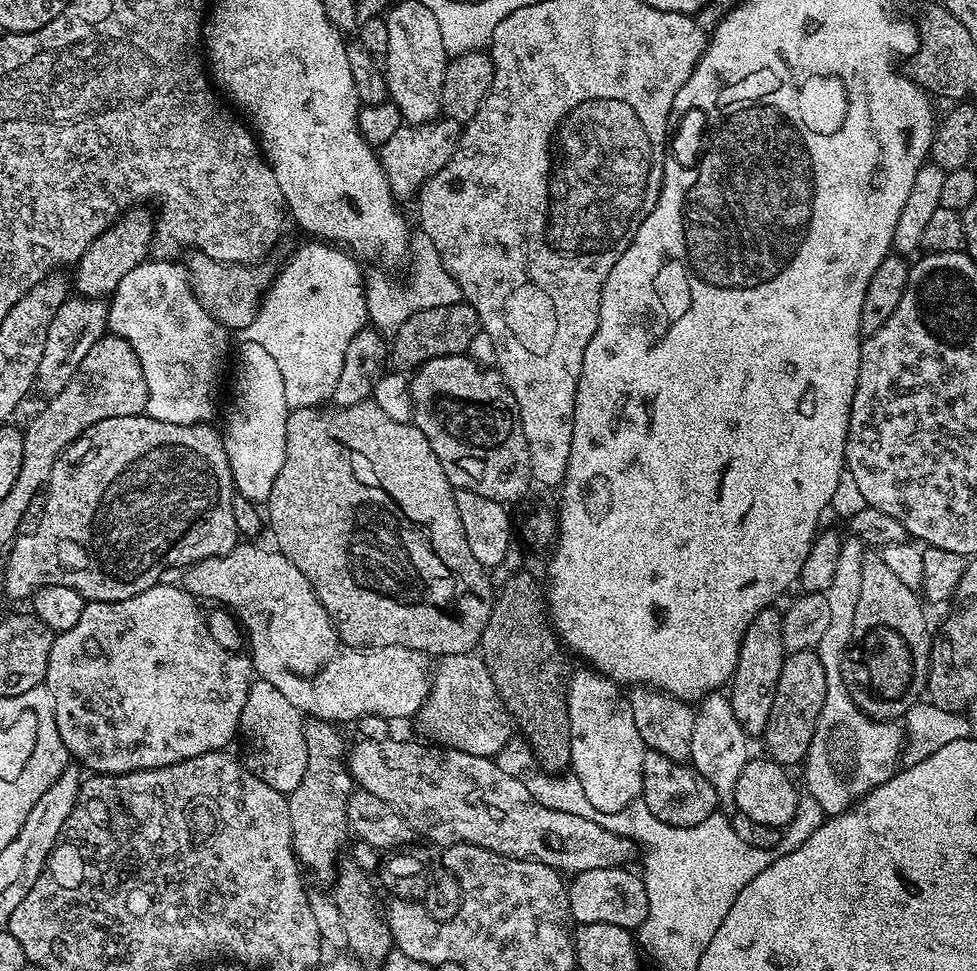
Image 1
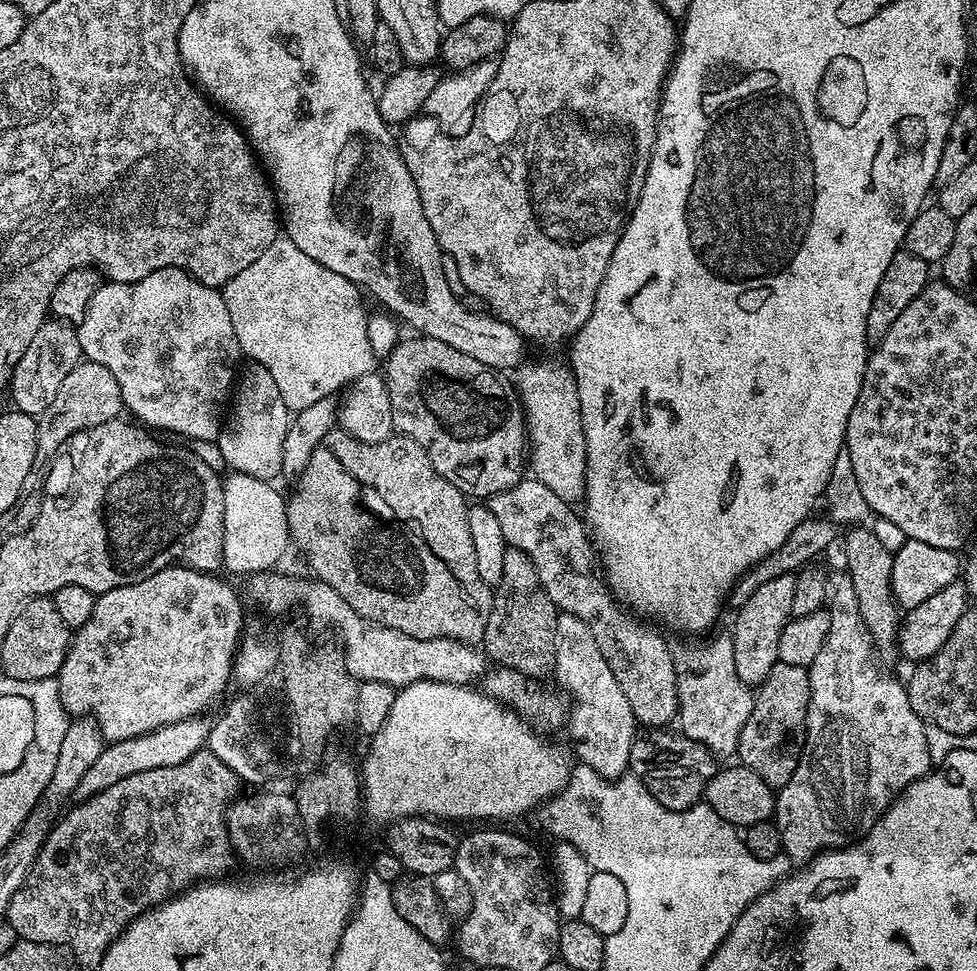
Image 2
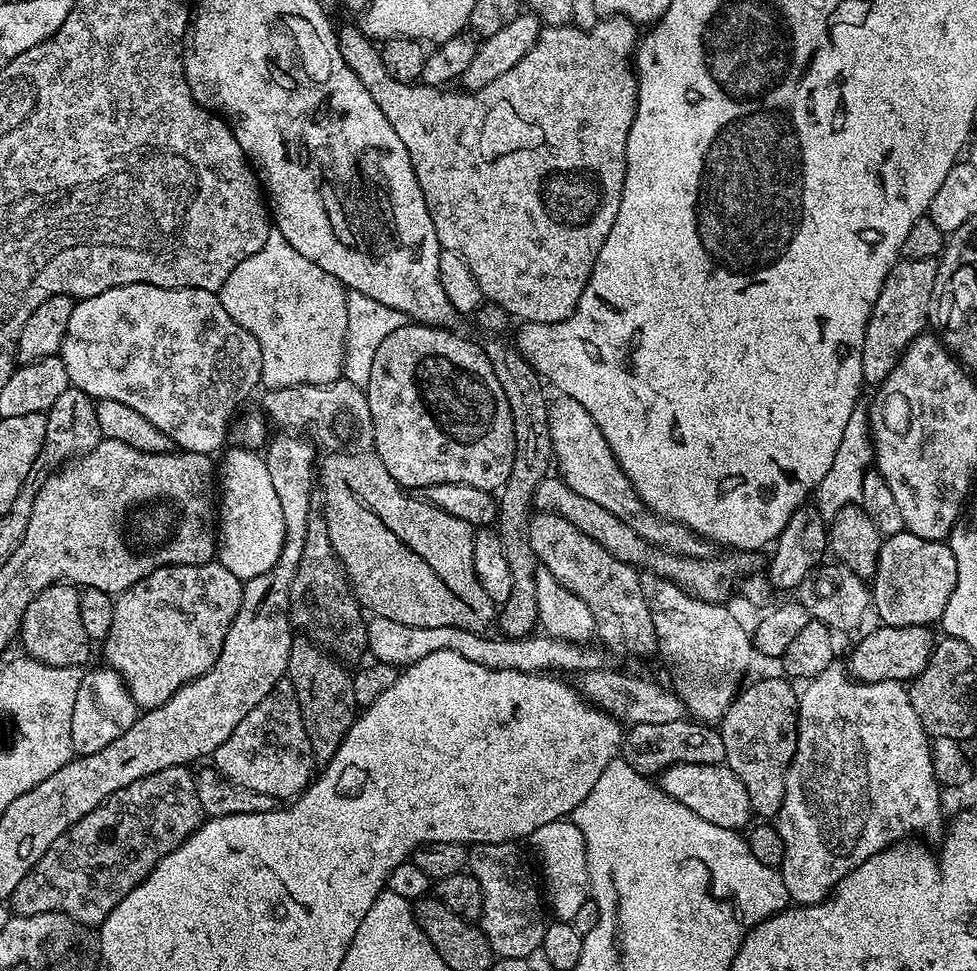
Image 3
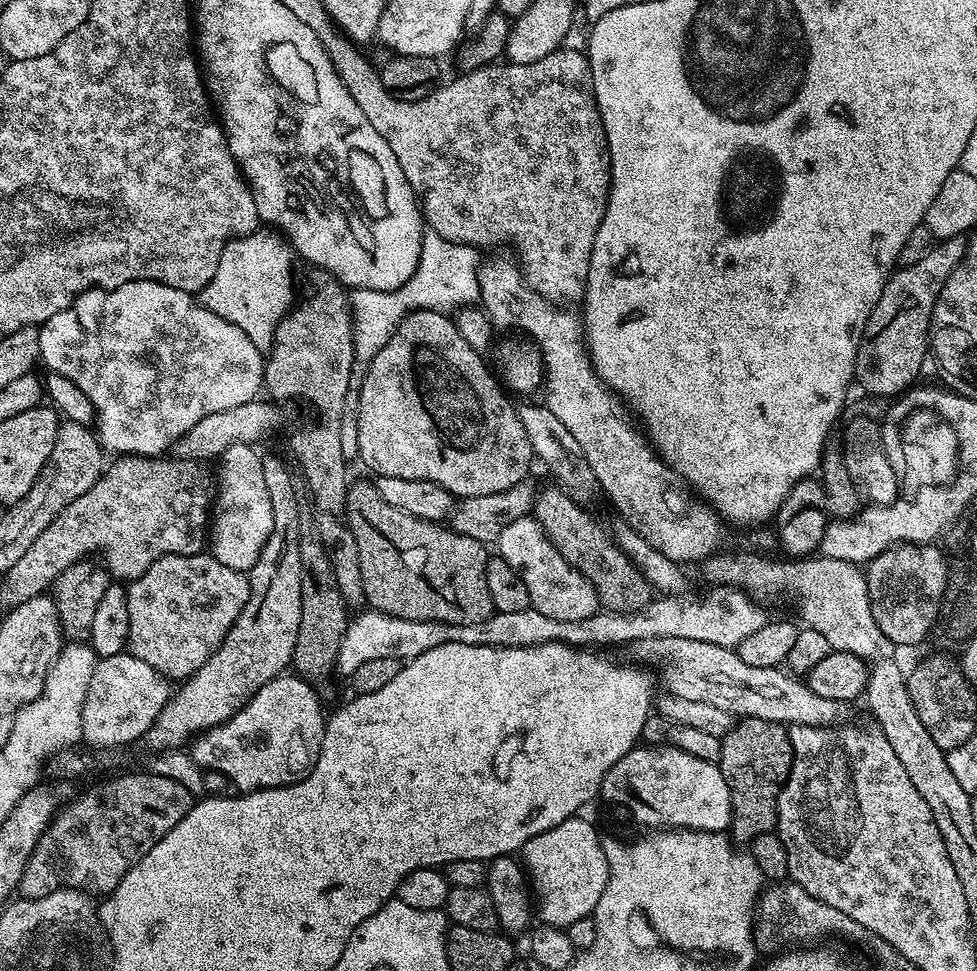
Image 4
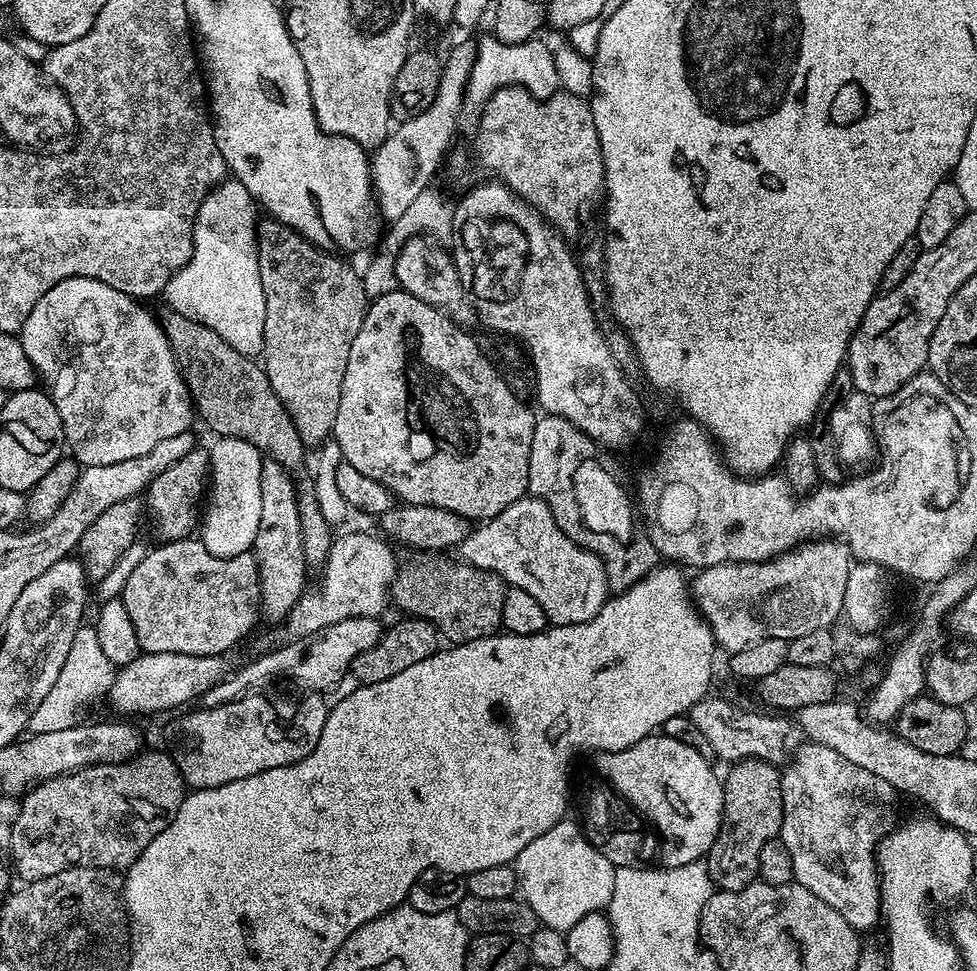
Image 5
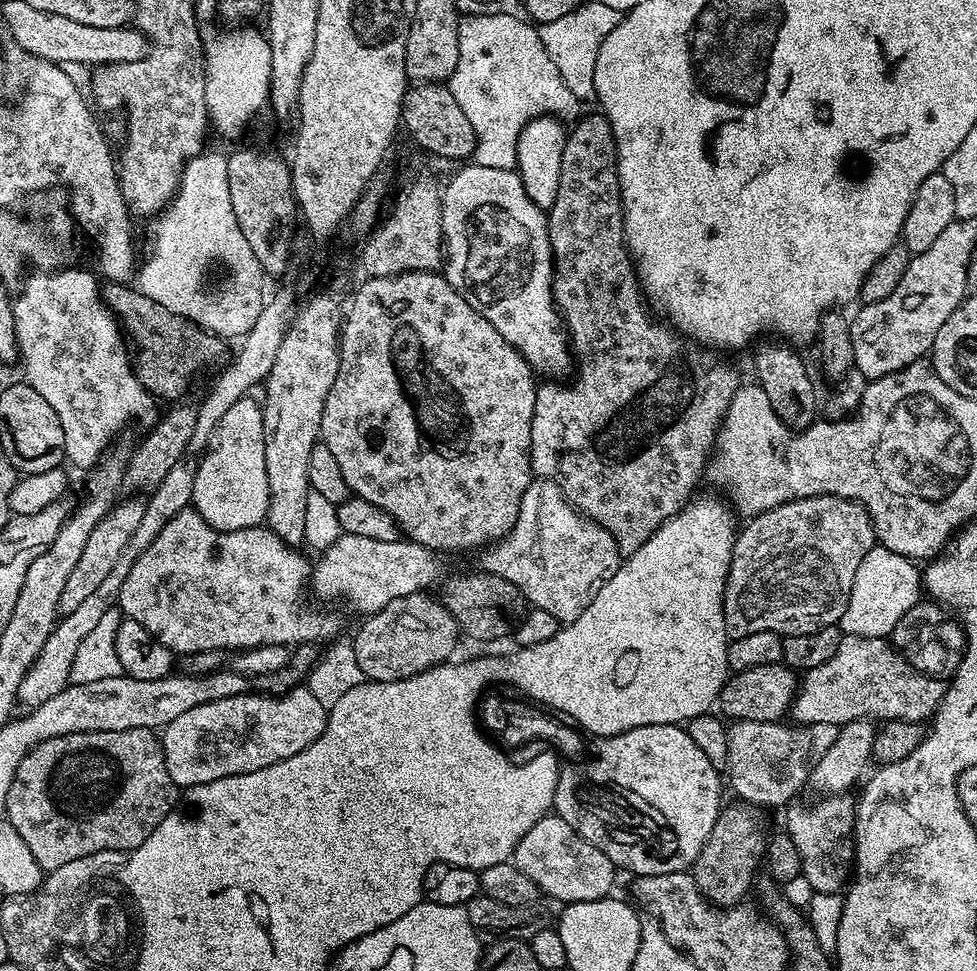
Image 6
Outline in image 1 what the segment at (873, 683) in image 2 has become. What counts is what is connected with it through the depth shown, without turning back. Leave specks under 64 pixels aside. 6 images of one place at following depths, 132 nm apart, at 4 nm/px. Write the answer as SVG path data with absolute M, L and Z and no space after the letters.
M854 535L844 540L842 554L838 554L838 570L834 573L834 582L830 582L827 598L830 602L830 626L826 634L822 634L822 642L814 649L820 656L822 670L826 670L826 702L822 702L822 714L818 714L818 726L814 730L814 738L808 747L808 754L802 761L804 768L804 784L812 795L812 800L824 811L825 817L837 816L848 811L852 805L864 798L864 795L886 782L898 771L900 754L904 750L906 733L899 723L891 720L875 720L870 718L858 706L854 706L854 698L844 685L840 661L842 653L852 641L854 630L854 610L858 607L858 589L862 587L862 558L866 545Z

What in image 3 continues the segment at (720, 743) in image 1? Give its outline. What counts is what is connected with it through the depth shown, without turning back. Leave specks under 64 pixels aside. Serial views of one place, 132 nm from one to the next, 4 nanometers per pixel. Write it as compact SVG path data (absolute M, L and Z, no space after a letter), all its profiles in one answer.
M652 572L641 573L640 585L654 623L657 651L672 666L672 686L687 715L703 724L719 723L736 697L736 682L730 677L746 671L754 657L749 629L727 605L696 599Z

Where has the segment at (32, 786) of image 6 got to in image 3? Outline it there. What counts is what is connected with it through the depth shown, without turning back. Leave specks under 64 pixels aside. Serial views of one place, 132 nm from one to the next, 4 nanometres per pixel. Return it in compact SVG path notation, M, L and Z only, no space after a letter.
M187 767L167 768L146 774L146 778L138 778L138 782L130 782L130 786L122 786L122 790L110 794L97 808L90 810L86 818L78 818L78 822L74 822L66 834L50 842L50 850L46 850L46 854L34 862L30 874L18 882L10 898L11 911L18 916L62 912L78 924L99 926L110 910L114 910L114 906L118 906L118 902L122 902L122 898L126 898L134 886L152 873L156 863L182 846L182 842L194 835L201 823L202 809L196 793L196 781Z

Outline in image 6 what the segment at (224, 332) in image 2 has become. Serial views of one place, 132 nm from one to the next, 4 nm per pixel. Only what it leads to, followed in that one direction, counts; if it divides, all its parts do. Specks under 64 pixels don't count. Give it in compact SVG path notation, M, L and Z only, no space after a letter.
M72 267L33 271L33 276L29 275L23 281L19 289L20 297L17 295L13 299L12 313L16 341L20 347L19 357L24 360L23 379L34 386L34 390L38 390L38 394L50 402L54 414L58 414L62 422L62 434L66 434L64 454L67 463L90 470L100 463L109 451L108 443L123 430L124 423L131 416L140 416L144 426L151 426L158 419L158 411L153 393L136 377L134 360L122 335L120 322L104 303L101 281L91 271L83 272L80 268Z

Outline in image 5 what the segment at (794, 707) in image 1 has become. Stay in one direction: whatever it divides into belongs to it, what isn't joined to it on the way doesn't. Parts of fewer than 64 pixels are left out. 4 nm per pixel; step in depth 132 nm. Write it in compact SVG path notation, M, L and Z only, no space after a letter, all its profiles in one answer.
M738 760L723 777L724 809L718 838L706 857L713 885L721 892L737 892L750 886L759 877L758 853L766 842L777 839L784 817L782 775L777 765L765 760Z

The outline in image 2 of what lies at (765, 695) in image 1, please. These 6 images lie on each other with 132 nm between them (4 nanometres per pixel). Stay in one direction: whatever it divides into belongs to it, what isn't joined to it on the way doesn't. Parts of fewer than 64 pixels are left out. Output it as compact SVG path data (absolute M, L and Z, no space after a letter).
M789 574L770 578L763 586L758 586L742 607L735 609L736 621L730 628L733 640L734 663L738 678L747 686L759 686L778 663L778 638L788 621L792 619L794 606L795 575Z

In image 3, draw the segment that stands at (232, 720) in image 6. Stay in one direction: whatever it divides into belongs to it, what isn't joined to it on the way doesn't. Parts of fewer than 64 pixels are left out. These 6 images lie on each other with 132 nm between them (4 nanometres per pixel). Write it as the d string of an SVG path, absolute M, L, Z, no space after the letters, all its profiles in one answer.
M287 678L279 680L274 690L234 726L234 734L218 746L214 757L216 771L227 780L246 786L246 790L258 790L258 794L270 794L277 802L291 801L308 787L314 776L312 764L312 747L302 726L298 698Z

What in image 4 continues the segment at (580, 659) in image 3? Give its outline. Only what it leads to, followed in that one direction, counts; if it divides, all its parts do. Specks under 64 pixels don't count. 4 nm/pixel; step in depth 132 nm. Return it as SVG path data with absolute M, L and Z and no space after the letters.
M690 638L635 640L630 652L640 660L657 656L668 663L664 684L671 695L718 706L718 710L726 710L734 718L753 716L785 726L810 724L830 728L837 723L836 715L842 708L841 701L814 694L814 690L810 690L803 679L780 668L749 666L742 662L742 658L738 658L735 650L714 646L714 642L698 642Z

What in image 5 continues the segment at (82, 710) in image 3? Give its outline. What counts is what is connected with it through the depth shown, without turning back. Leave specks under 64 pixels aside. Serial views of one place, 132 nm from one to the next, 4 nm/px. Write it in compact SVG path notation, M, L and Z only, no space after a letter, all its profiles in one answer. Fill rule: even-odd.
M141 654L134 662L123 665L117 671L112 689L107 699L120 712L129 712L136 716L139 712L168 712L178 710L182 704L191 700L199 701L218 682L227 680L233 671L234 664L228 661L227 655L215 656L206 654ZM171 708L176 708L172 709Z

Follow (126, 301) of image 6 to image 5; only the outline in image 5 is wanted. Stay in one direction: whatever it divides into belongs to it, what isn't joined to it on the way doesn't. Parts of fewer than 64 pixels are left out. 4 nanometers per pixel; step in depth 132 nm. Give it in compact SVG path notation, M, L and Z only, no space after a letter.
M171 310L162 316L164 333L170 342L176 363L188 384L194 412L213 428L217 437L233 436L250 442L267 459L281 464L290 473L299 473L306 449L295 422L282 406L263 367L253 357L238 354L226 338L214 334L210 326L194 322Z

